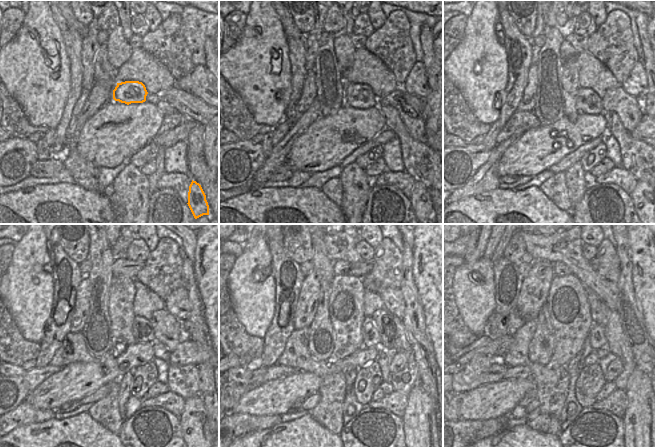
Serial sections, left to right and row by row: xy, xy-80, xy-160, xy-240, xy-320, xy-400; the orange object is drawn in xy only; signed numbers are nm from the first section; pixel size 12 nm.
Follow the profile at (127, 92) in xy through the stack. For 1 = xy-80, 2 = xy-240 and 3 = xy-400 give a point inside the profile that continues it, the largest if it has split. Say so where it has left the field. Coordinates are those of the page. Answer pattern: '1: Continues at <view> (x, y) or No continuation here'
1: Continues at xy-80 (359, 95)
2: Continues at xy-240 (143, 332)
3: Continues at xy-400 (597, 337).

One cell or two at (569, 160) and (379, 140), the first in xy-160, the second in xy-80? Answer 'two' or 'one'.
one

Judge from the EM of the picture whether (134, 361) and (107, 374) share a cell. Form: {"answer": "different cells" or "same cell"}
{"answer": "same cell"}

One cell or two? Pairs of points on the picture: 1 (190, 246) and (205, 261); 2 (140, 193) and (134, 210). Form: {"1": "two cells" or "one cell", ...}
{"1": "two cells", "2": "one cell"}

